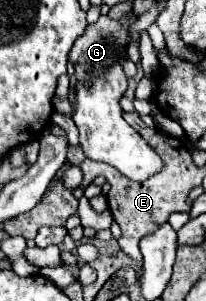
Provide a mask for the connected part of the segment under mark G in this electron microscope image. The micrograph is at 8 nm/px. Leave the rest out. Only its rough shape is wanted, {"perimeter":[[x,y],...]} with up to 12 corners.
{"perimeter":[[109,16],[69,54],[89,160],[145,180],[163,160],[121,116],[127,30]]}

